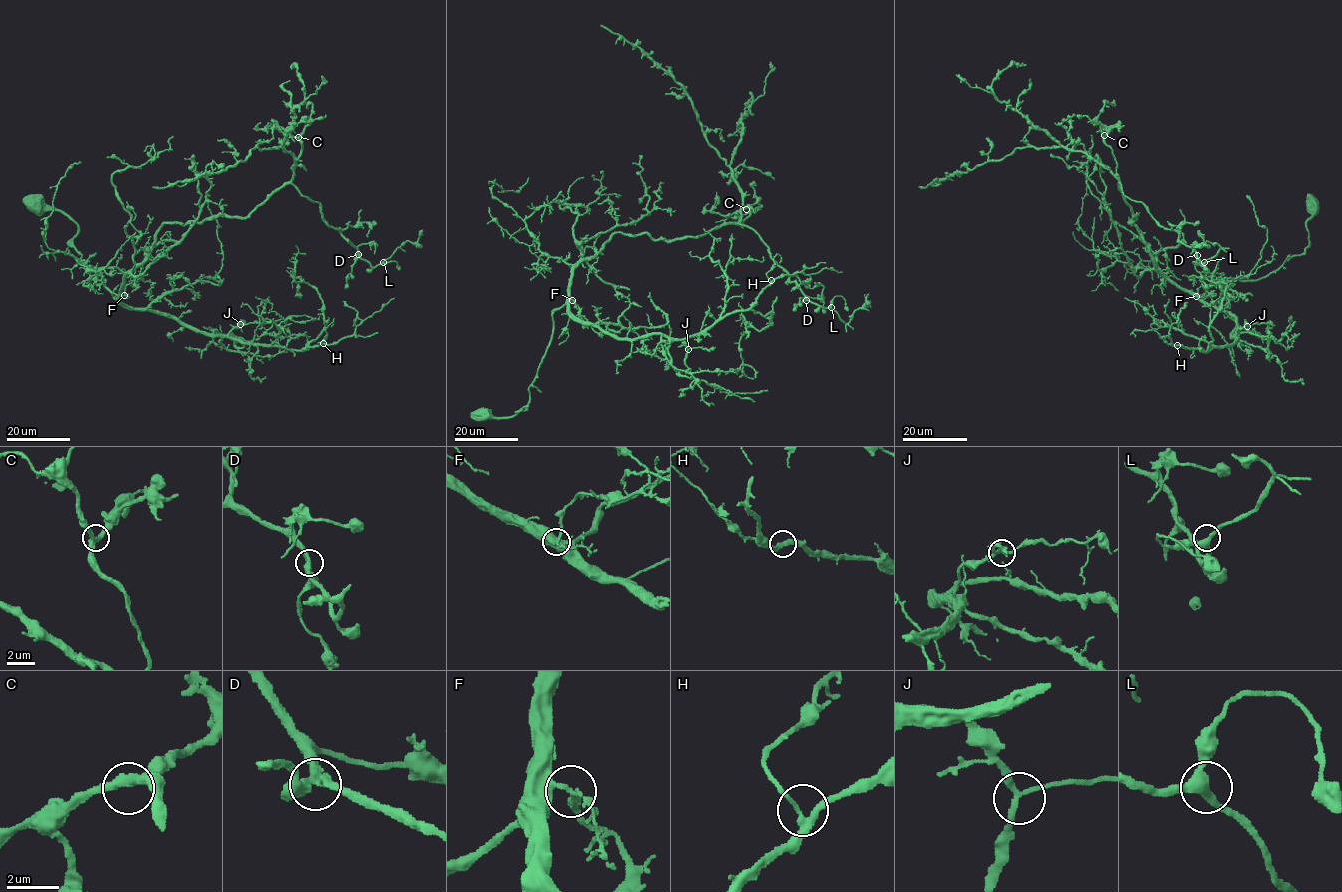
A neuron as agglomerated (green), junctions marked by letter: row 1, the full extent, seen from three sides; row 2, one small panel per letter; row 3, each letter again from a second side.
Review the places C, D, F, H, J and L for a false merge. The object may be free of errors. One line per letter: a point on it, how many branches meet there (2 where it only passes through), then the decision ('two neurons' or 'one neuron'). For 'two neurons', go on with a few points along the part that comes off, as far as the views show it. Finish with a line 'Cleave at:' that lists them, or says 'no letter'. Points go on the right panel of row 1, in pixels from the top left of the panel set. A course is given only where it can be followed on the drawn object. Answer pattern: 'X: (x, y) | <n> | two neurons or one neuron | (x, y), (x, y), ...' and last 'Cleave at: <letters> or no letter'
C: (1104, 135) | 3 | one neuron
D: (1197, 255) | 3 | one neuron
F: (1196, 296) | 3 | one neuron
H: (1177, 345) | 3 | one neuron
J: (1247, 326) | 3 | one neuron
L: (1204, 262) | 3 | one neuron
Cleave at: no letter

